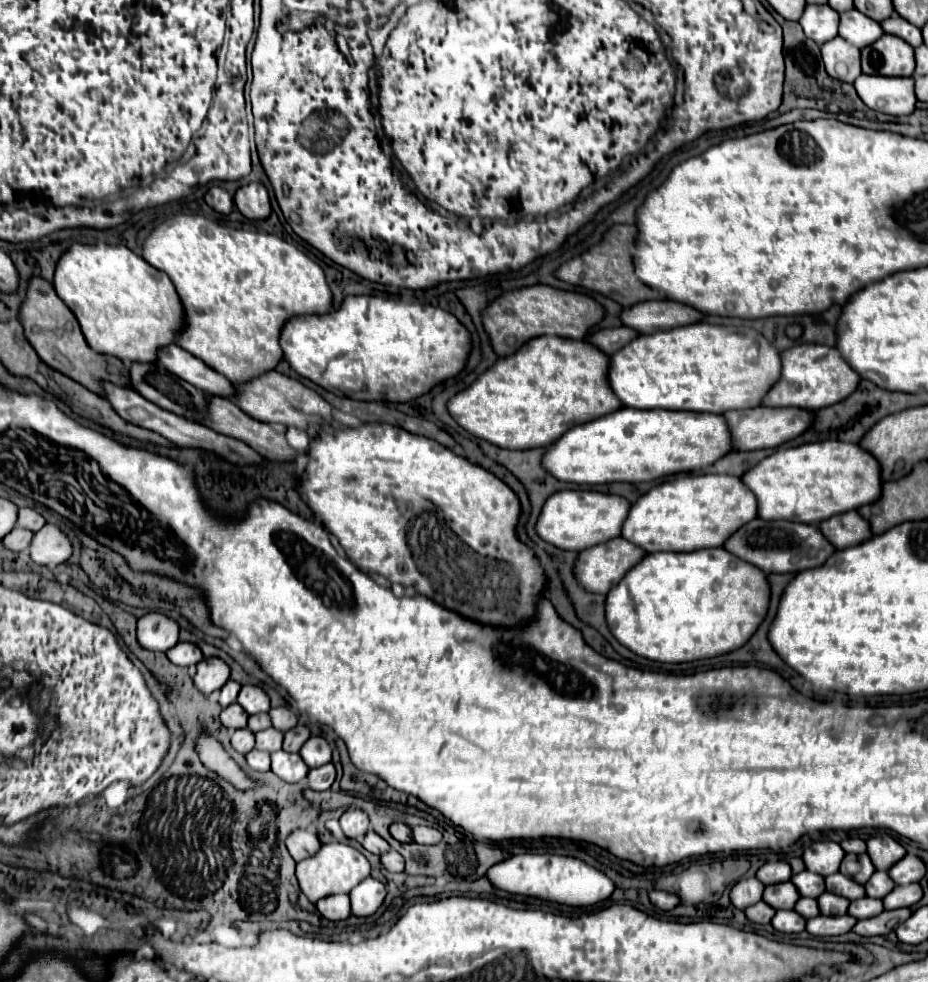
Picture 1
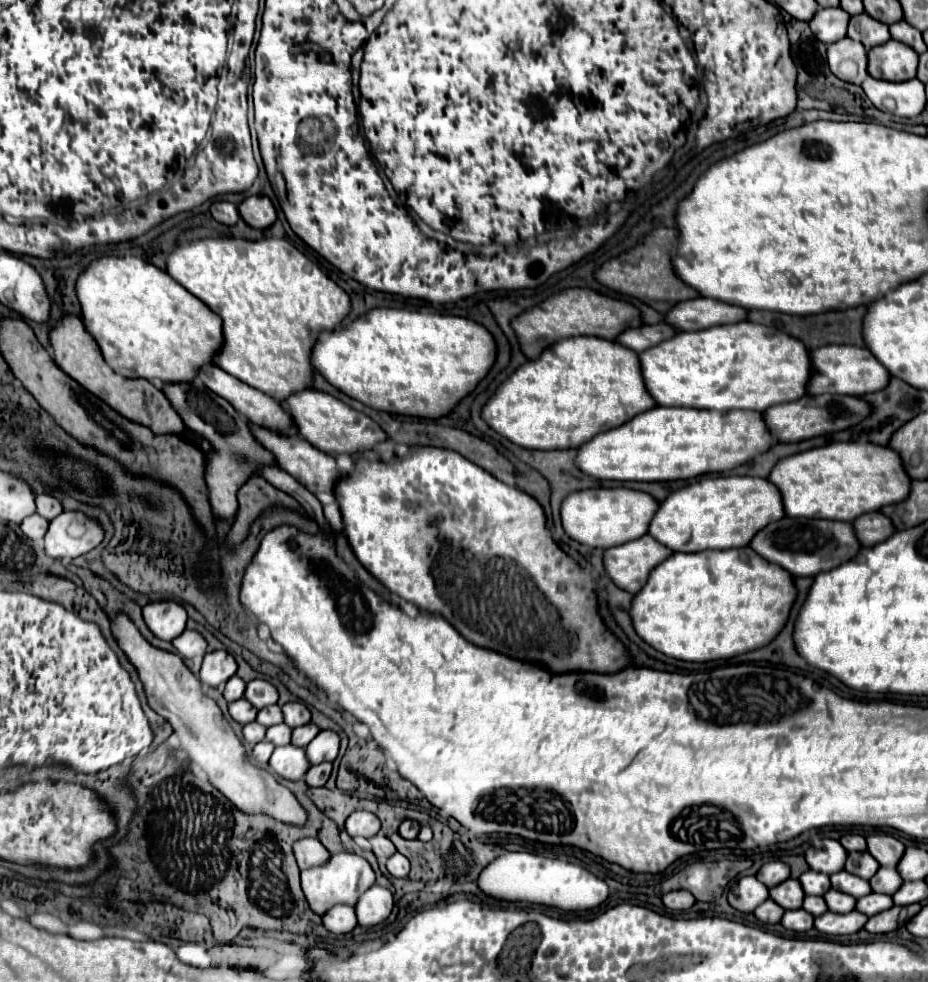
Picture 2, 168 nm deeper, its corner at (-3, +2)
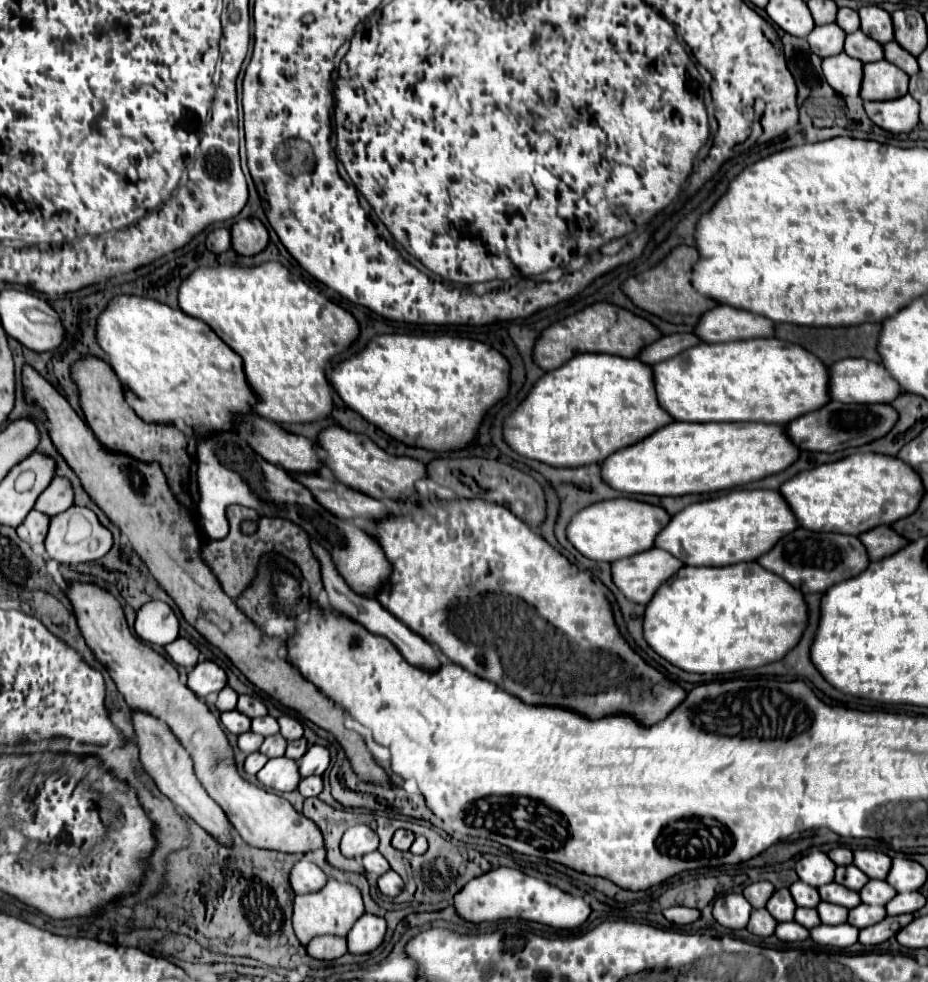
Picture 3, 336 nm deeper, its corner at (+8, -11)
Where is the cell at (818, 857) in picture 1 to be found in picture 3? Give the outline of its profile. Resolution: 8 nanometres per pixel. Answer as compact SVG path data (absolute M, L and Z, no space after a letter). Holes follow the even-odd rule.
M809 849L795 865L799 879L811 887L821 887L833 881L837 865L819 849Z

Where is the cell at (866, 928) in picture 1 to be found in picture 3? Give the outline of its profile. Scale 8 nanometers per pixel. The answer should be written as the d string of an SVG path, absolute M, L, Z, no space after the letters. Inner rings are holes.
M901 915L901 917L885 917L883 921L867 927L867 929L861 929L861 933L859 933L859 943L863 943L863 945L879 945L879 943L887 941L889 937L895 935L893 925L897 925L899 929L903 927L901 921L903 921L903 915Z

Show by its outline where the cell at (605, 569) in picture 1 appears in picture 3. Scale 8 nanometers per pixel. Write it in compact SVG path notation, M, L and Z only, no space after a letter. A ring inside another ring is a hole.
M651 547L627 559L613 561L611 577L629 601L645 605L651 599L651 593L655 593L655 589L681 567L683 563L671 557L667 551Z

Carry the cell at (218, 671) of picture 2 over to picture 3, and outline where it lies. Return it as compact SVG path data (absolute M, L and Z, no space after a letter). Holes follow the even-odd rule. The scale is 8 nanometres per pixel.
M201 661L201 663L197 663L195 669L189 673L189 679L187 679L187 687L197 697L205 697L209 693L217 693L225 685L227 685L227 675L213 661Z

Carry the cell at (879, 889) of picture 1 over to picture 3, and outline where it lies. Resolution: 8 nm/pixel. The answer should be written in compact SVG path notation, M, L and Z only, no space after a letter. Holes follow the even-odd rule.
M869 881L861 891L859 897L863 903L867 905L887 905L887 901L891 901L891 897L895 897L897 891L887 885L887 881Z

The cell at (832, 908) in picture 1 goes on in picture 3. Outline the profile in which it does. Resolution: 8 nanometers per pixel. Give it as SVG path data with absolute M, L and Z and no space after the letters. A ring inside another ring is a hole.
M821 901L817 905L817 911L819 911L819 917L821 917L821 923L827 923L827 925L845 923L847 921L847 913L849 913L845 907L839 907L839 905L833 905L833 903L825 903L825 901Z

